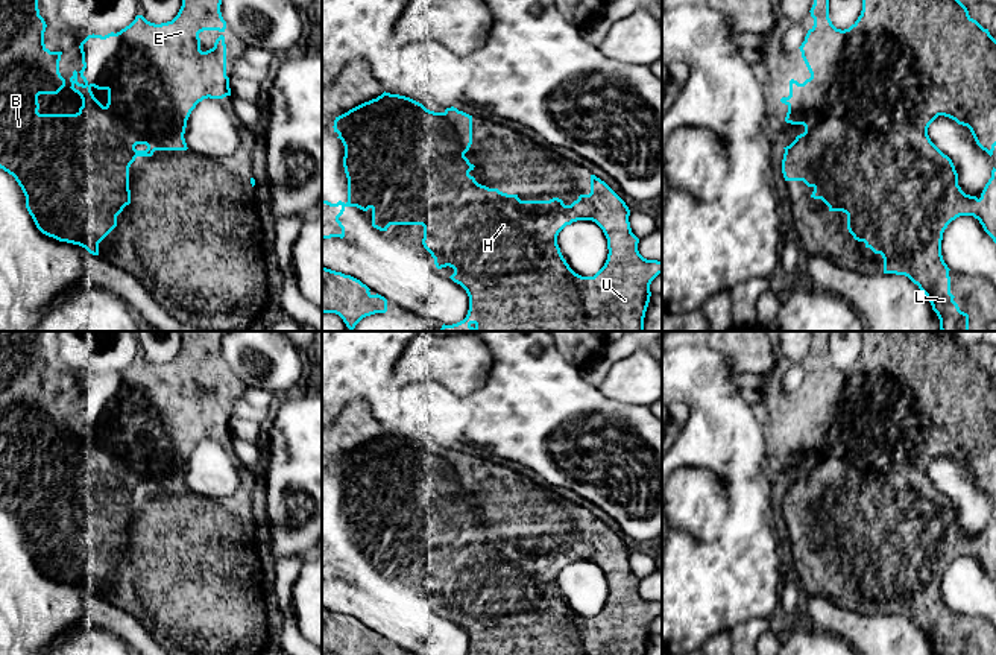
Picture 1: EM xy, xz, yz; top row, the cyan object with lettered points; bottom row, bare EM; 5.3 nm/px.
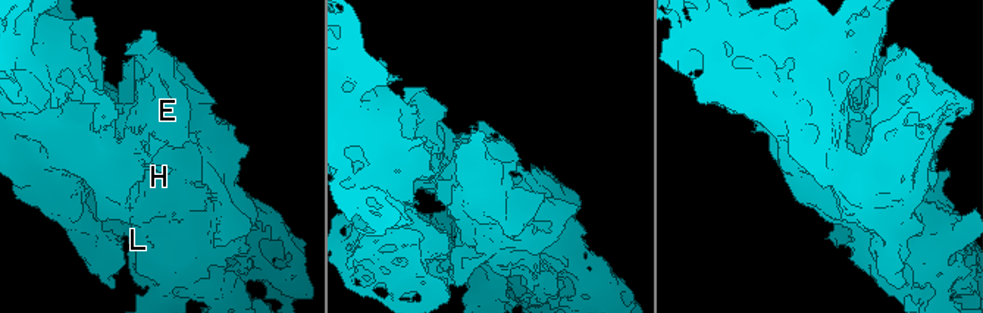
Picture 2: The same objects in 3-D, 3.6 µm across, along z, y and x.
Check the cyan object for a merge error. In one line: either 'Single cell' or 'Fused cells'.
Single cell

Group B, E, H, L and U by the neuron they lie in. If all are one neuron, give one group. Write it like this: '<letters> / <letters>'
B E H L U

